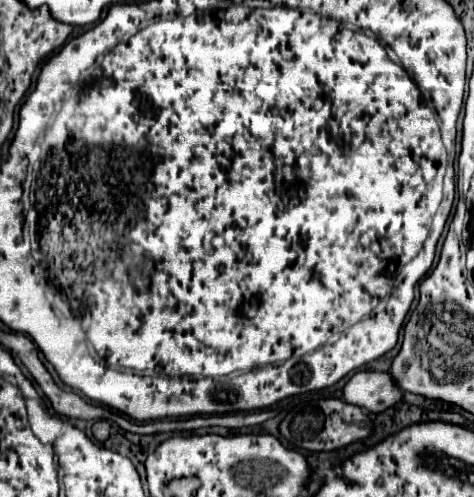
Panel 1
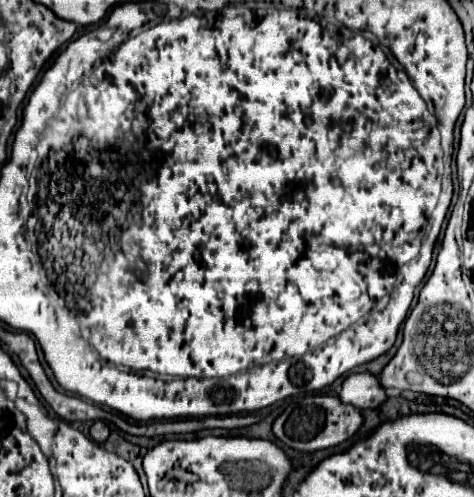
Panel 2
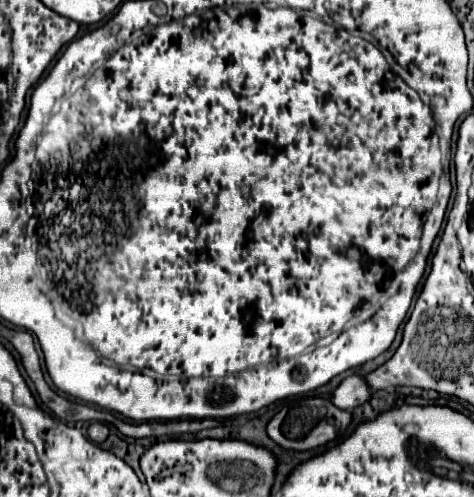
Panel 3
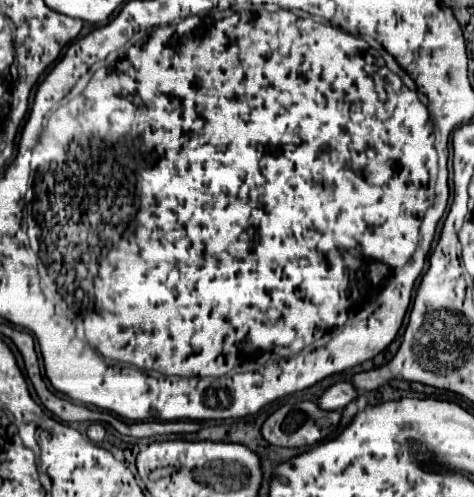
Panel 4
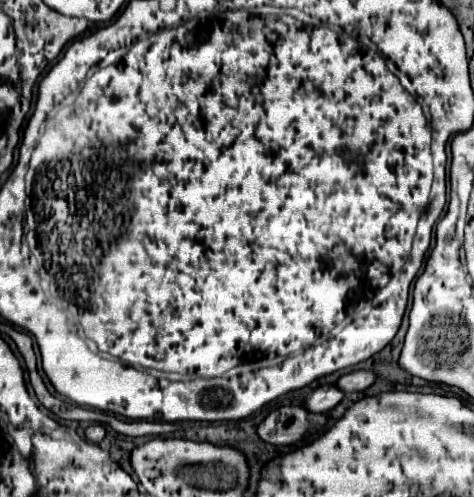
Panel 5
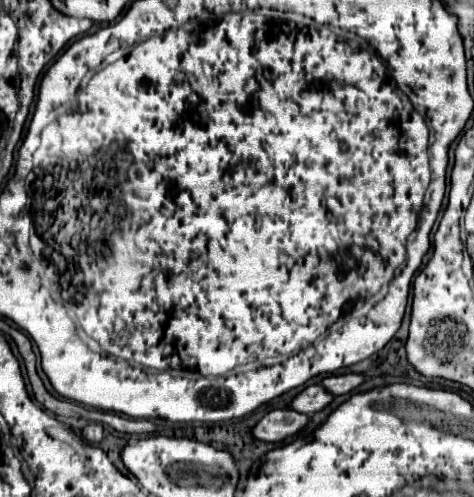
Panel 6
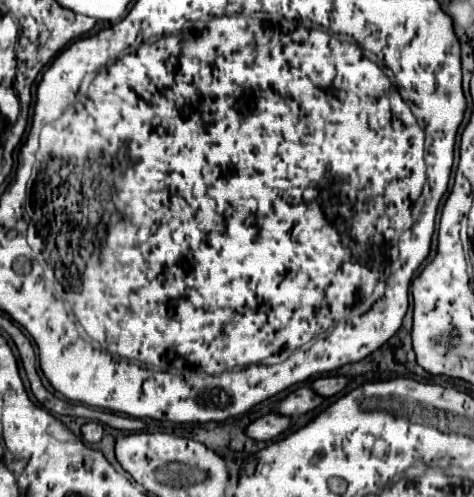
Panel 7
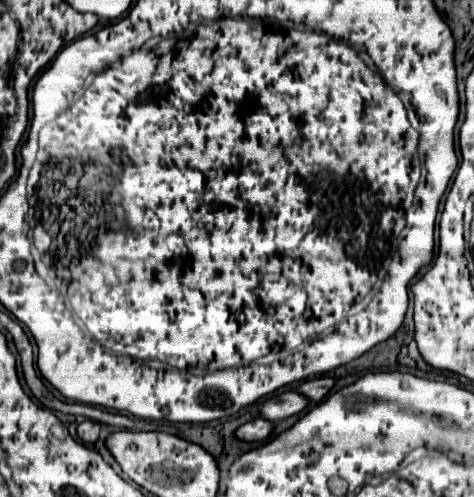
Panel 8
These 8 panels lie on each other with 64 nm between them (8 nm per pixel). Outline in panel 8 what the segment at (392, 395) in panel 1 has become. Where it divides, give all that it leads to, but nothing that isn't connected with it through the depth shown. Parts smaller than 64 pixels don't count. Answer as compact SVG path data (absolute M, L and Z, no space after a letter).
M288 390L284 394L278 394L274 398L270 398L264 406L262 406L262 416L272 420L272 422L278 422L278 420L284 420L292 414L300 414L302 410L306 410L308 406L312 404L312 400L308 400L304 394L300 394L298 390Z

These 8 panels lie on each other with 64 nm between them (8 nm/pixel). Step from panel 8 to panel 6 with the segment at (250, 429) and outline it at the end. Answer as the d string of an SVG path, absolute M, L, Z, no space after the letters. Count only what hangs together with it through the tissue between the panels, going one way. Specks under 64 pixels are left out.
M284 408L284 410L272 410L268 412L256 426L254 436L264 442L282 442L286 438L294 438L304 426L308 424L308 416Z

